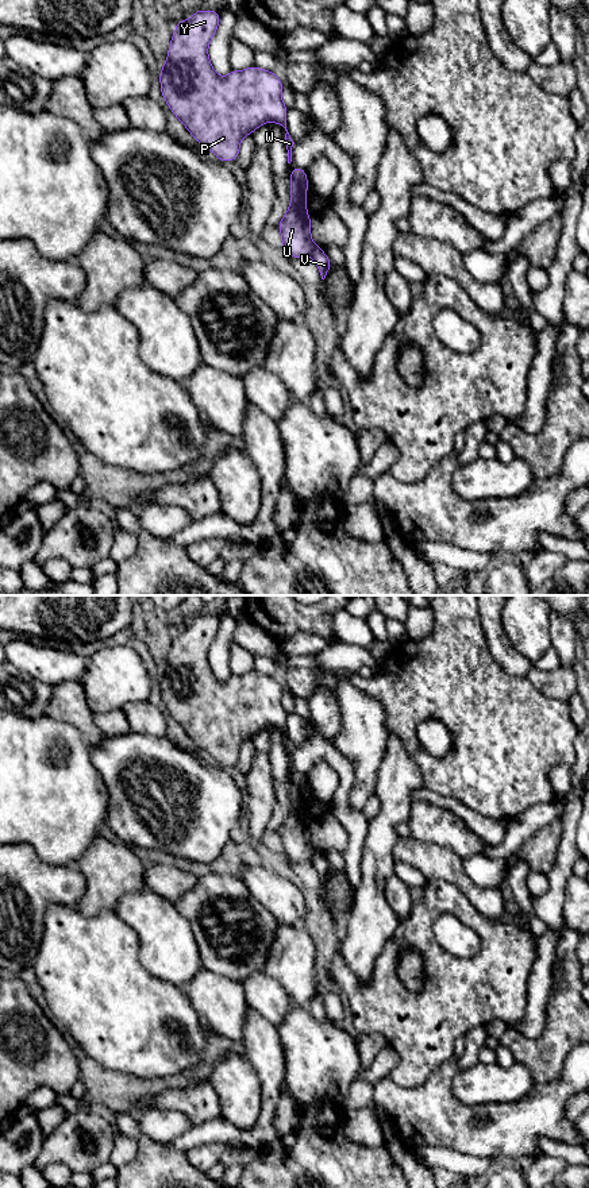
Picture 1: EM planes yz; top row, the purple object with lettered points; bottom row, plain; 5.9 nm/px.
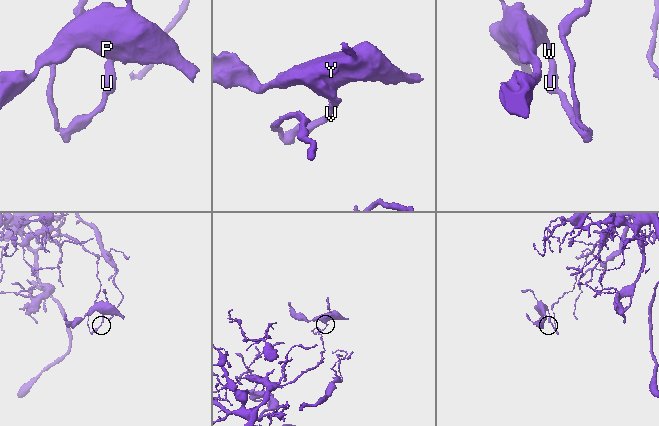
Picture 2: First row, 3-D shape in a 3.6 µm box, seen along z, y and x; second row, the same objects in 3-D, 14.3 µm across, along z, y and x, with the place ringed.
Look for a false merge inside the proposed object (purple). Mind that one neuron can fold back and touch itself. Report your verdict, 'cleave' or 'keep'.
cleave

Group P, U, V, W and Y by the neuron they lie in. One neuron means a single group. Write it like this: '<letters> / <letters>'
P U W Y / V

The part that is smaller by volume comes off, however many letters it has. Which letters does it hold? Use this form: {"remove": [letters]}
{"remove": ["P", "U", "W", "Y"]}

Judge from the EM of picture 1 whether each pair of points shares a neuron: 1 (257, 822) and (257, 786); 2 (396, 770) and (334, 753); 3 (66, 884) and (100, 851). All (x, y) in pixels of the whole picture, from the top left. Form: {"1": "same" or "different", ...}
{"1": "same", "2": "different", "3": "different"}

